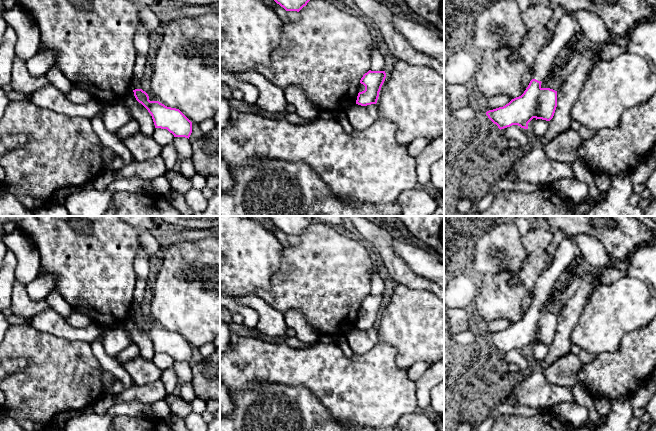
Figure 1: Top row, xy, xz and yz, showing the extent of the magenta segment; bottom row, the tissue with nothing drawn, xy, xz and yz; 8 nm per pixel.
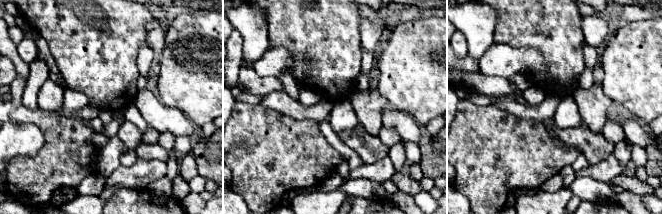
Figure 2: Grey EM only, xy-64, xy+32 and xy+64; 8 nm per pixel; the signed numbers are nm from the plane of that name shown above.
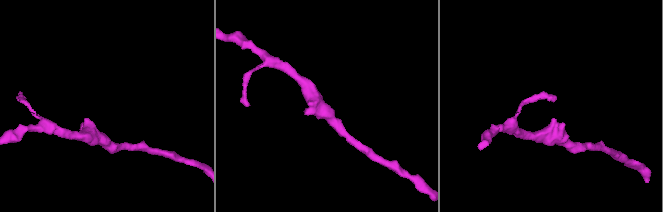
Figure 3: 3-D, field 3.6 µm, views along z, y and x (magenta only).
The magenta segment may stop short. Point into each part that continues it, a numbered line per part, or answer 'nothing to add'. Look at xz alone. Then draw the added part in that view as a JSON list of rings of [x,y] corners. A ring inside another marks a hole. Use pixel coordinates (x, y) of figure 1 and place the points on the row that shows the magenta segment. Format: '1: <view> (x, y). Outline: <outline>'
nothing to add

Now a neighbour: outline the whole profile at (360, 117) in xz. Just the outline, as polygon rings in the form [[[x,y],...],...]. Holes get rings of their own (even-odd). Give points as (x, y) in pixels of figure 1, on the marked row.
[[[355,103],[346,110],[346,115],[354,129],[364,130],[379,119],[379,109],[377,104],[361,106]]]

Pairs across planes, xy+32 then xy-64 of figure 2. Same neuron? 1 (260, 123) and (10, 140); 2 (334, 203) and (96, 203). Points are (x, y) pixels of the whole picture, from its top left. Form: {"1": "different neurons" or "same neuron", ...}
{"1": "different neurons", "2": "same neuron"}

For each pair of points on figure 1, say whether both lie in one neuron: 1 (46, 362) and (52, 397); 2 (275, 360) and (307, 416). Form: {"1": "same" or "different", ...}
{"1": "same", "2": "different"}

